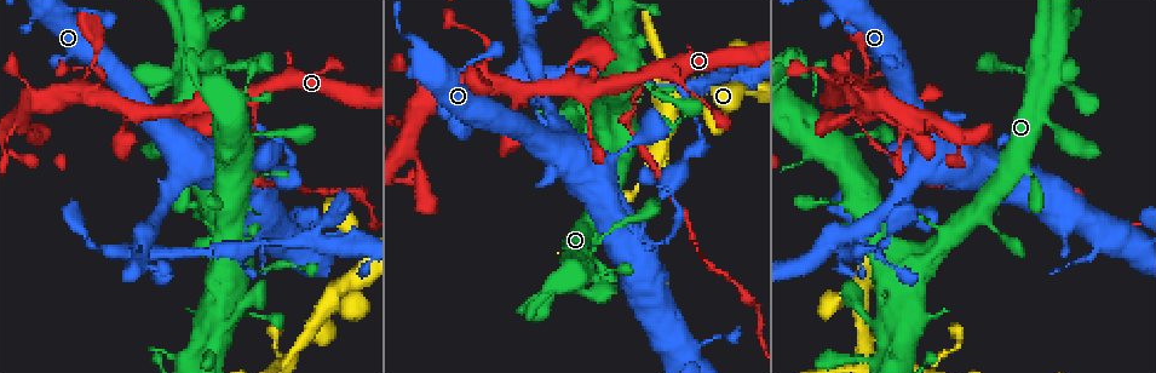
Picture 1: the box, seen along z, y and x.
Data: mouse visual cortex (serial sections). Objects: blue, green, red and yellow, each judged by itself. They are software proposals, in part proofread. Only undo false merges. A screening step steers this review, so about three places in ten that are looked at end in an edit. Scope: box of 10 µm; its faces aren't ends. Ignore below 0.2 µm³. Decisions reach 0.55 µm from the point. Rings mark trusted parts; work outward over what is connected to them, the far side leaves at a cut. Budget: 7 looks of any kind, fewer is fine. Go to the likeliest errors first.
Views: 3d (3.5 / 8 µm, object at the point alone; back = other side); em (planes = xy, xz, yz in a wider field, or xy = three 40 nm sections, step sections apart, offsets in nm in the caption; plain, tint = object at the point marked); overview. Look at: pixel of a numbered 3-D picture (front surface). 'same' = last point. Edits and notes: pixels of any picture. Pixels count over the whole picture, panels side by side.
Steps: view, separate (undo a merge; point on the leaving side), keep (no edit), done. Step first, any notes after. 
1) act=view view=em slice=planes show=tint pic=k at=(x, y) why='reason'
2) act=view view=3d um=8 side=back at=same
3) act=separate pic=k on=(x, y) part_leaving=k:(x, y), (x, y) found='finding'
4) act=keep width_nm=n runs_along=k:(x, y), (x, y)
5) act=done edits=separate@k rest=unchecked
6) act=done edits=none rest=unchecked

act=view view=3d um=8 side=back pic=1 at=(254, 93) why='calibre changes'

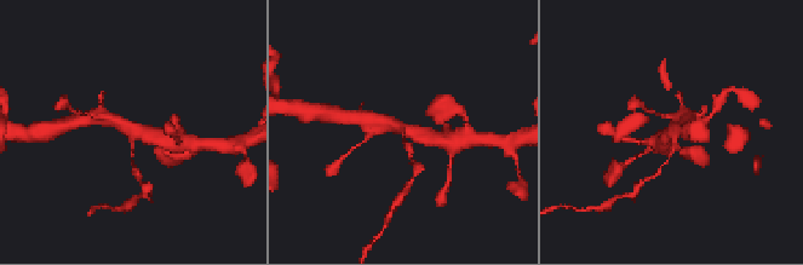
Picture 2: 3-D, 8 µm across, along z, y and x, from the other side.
act=view view=em slice=xy step=3 show=tint at=same why='now the EM'

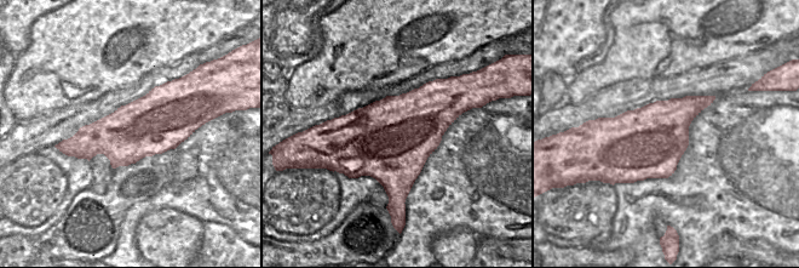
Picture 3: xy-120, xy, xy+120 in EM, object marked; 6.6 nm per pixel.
act=separate pic=2 on=(136, 172) width_nm=550 part_leaving=2:(132, 149), (131, 163), (142, 184) found='two cells meet here'

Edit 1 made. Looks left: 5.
act=view view=overview

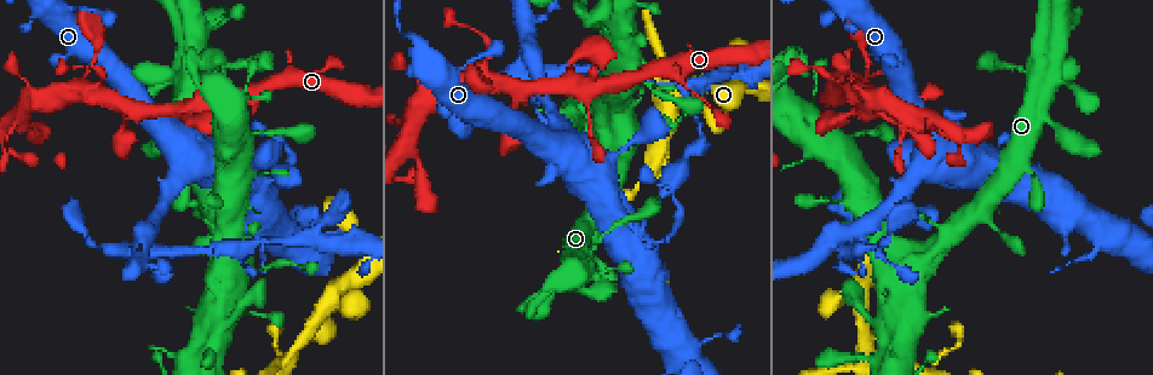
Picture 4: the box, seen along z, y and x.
act=view view=3d um=8 pic=4 at=(864, 230) why='abrupt turn'

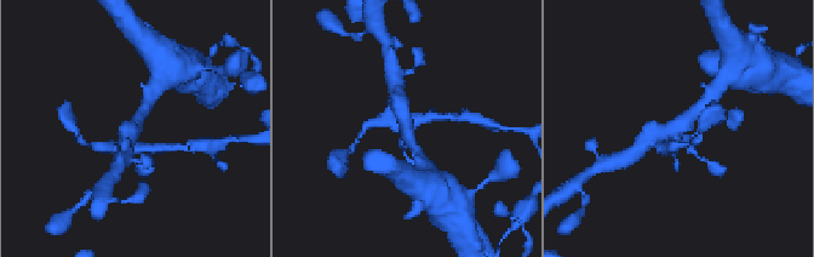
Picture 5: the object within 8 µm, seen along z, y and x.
act=view view=em slice=planes show=tint at=same

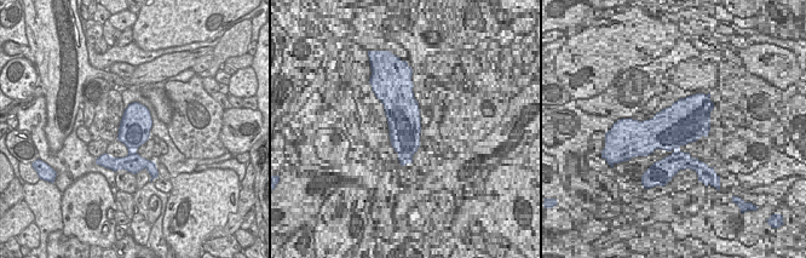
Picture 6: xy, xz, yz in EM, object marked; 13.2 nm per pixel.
act=separate pic=5 on=(425, 119) found='two cells meet here'

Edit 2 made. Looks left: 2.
act=view view=em slice=xy step=5 show=tint pic=4 at=(748, 83) why='four arms meet'

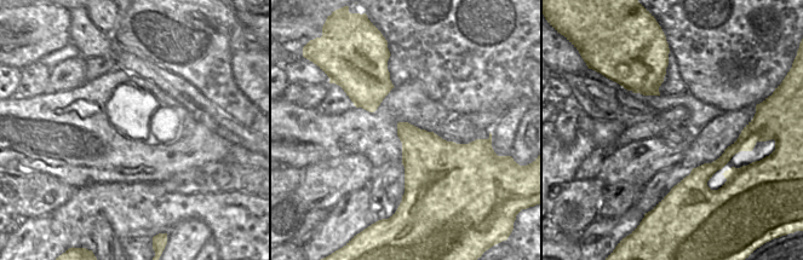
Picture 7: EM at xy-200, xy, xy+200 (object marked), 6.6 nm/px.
act=view view=3d um=3.5 side=back at=same

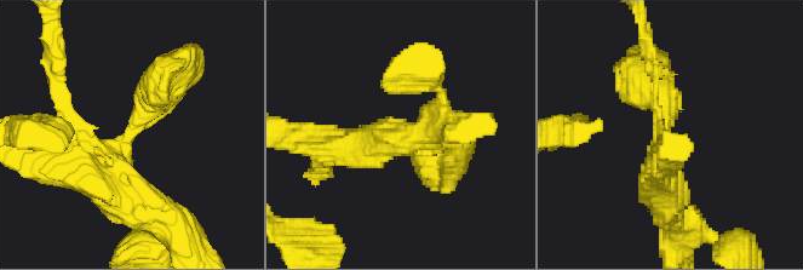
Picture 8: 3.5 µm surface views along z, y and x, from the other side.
act=keep width_nm=320 runs_along=8:(177, 69), (118, 151), (139, 199) found='all the same cell'

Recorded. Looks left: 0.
act=done edits=separate@2,separate@5 rest=unchecked

